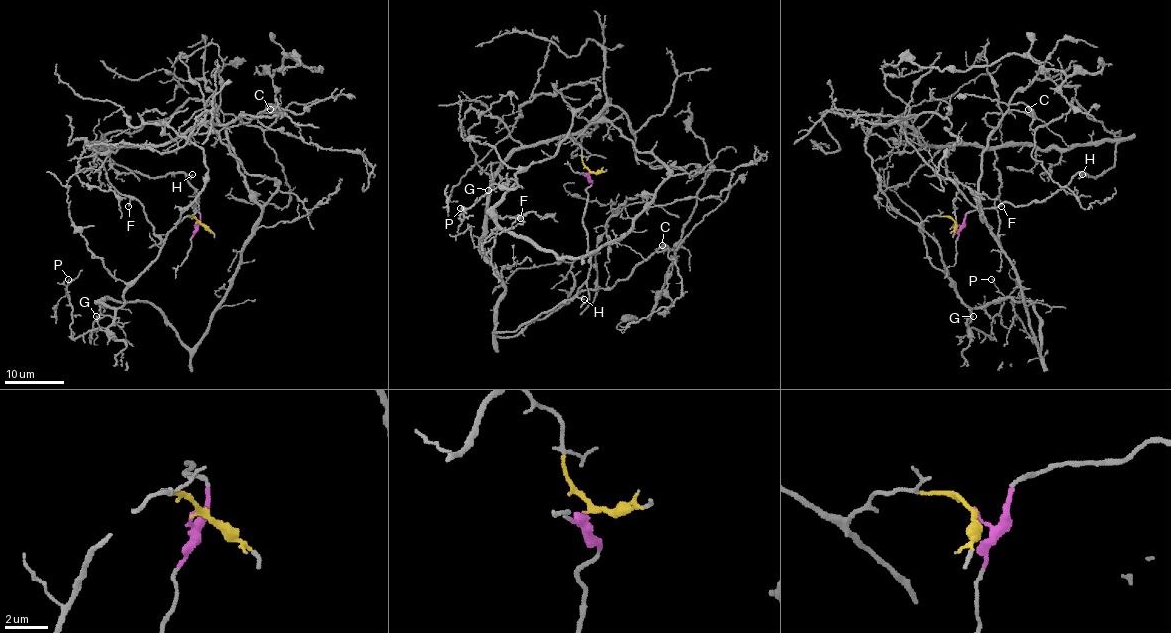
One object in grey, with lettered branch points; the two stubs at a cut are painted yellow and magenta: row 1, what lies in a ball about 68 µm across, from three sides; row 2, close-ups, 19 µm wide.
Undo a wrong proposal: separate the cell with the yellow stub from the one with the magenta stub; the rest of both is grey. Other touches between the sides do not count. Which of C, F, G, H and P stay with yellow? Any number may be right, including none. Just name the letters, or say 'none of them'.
G, P

